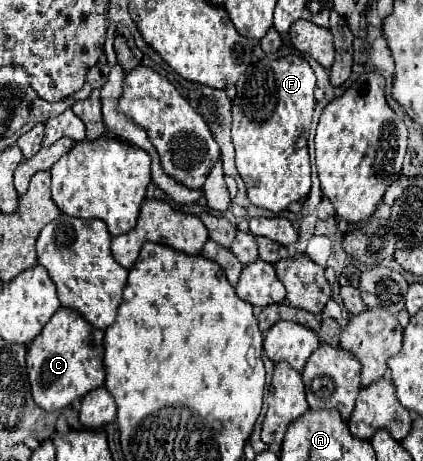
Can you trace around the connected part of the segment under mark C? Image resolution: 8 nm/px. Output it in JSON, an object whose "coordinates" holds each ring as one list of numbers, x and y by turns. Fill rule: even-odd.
{"coordinates":[[59,308,43,332,27,348,27,372,35,404,47,412,71,406,73,400,103,386,103,332,91,326,79,312]]}

